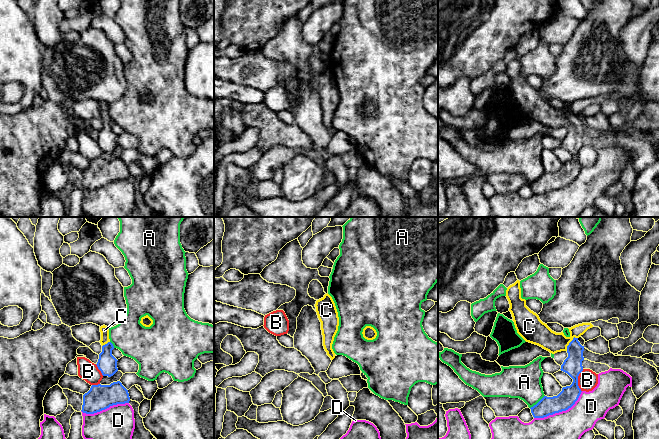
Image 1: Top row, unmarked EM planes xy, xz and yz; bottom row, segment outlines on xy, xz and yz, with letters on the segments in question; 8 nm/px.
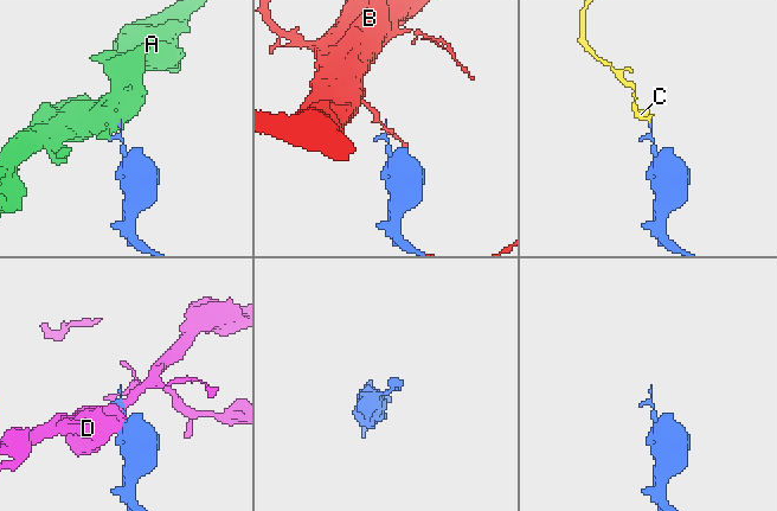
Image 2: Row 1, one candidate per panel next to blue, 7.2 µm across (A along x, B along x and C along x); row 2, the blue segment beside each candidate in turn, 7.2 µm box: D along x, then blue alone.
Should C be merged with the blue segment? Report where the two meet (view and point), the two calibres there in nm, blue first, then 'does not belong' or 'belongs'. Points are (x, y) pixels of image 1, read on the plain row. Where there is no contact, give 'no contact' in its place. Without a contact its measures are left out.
yz (570, 118) | 160/180 nm | belongs

